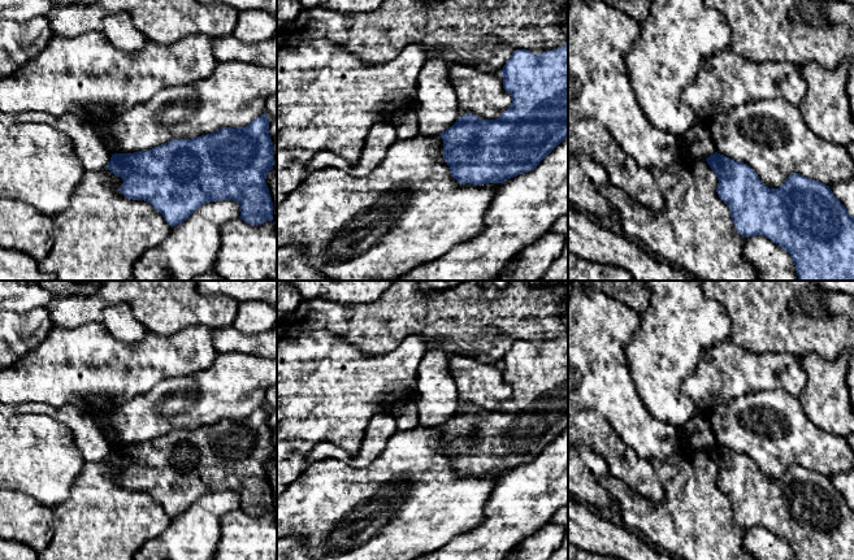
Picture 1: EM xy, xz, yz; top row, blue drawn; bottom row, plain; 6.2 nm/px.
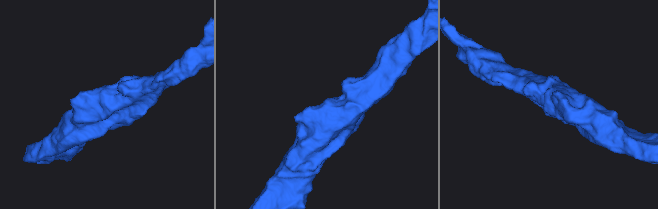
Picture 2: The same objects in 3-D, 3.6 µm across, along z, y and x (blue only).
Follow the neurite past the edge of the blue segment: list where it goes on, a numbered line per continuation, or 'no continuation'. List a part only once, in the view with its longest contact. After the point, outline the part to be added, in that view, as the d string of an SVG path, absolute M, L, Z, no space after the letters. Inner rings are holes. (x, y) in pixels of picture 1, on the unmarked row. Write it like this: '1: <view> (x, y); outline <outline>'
no continuation

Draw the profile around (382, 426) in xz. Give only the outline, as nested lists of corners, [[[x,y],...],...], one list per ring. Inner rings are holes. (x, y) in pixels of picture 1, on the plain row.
[[[390,413],[374,414],[357,453],[351,455],[334,443],[321,442],[308,453],[307,463],[311,465],[320,459],[334,457],[354,468],[364,468],[386,448],[389,439],[398,431],[396,421]]]

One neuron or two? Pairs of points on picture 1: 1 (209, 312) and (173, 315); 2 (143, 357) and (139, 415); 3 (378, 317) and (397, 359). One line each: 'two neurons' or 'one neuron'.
1: one neuron
2: two neurons
3: two neurons

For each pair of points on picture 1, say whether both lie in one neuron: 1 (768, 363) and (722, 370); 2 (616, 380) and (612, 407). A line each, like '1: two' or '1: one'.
1: one
2: one

